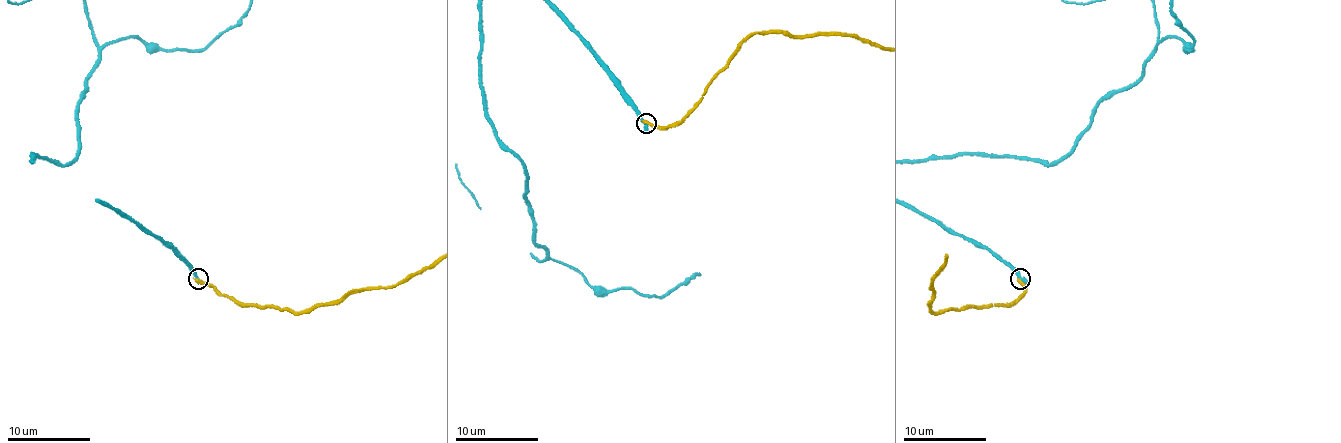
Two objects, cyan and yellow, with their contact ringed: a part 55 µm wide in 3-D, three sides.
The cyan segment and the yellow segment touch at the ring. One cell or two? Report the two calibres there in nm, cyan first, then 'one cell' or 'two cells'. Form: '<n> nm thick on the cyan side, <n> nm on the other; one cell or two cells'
420 nm thick on the cyan side, 400 nm on the other; two cells

